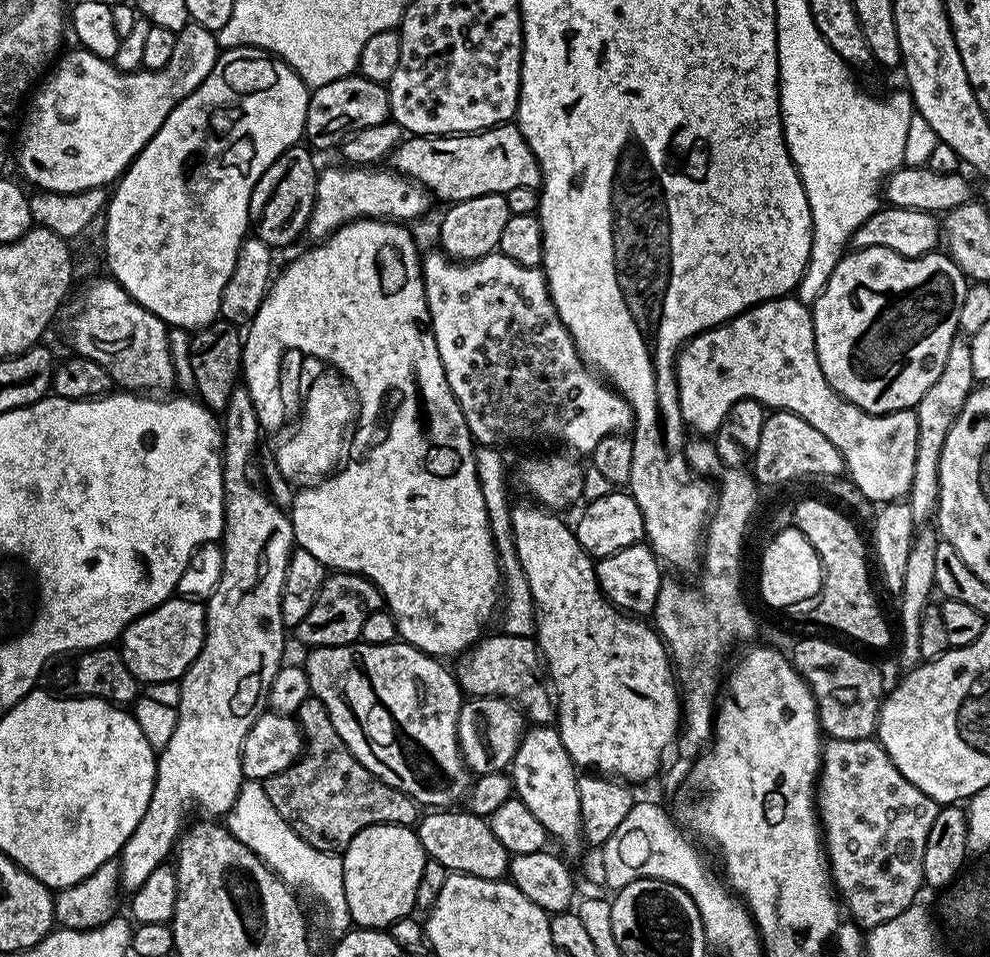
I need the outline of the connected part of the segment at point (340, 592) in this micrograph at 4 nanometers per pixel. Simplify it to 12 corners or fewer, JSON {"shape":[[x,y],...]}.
{"shape":[[333,571],[294,630],[309,649],[354,644],[381,611],[365,576]]}

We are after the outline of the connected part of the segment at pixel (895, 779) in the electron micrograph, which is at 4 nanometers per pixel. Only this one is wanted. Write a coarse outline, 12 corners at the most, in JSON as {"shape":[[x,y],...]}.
{"shape":[[875,739],[823,745],[816,807],[861,929],[917,903],[938,811]]}

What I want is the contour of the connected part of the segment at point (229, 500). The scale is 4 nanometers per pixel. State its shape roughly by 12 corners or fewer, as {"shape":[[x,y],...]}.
{"shape":[[222,413],[224,565],[179,681],[131,894],[197,808],[224,818],[282,667],[292,517],[256,485],[262,429]]}

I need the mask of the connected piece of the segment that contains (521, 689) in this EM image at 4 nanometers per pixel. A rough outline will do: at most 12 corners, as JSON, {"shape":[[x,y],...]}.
{"shape":[[485,635],[455,661],[461,693],[500,696],[551,725],[532,636]]}

